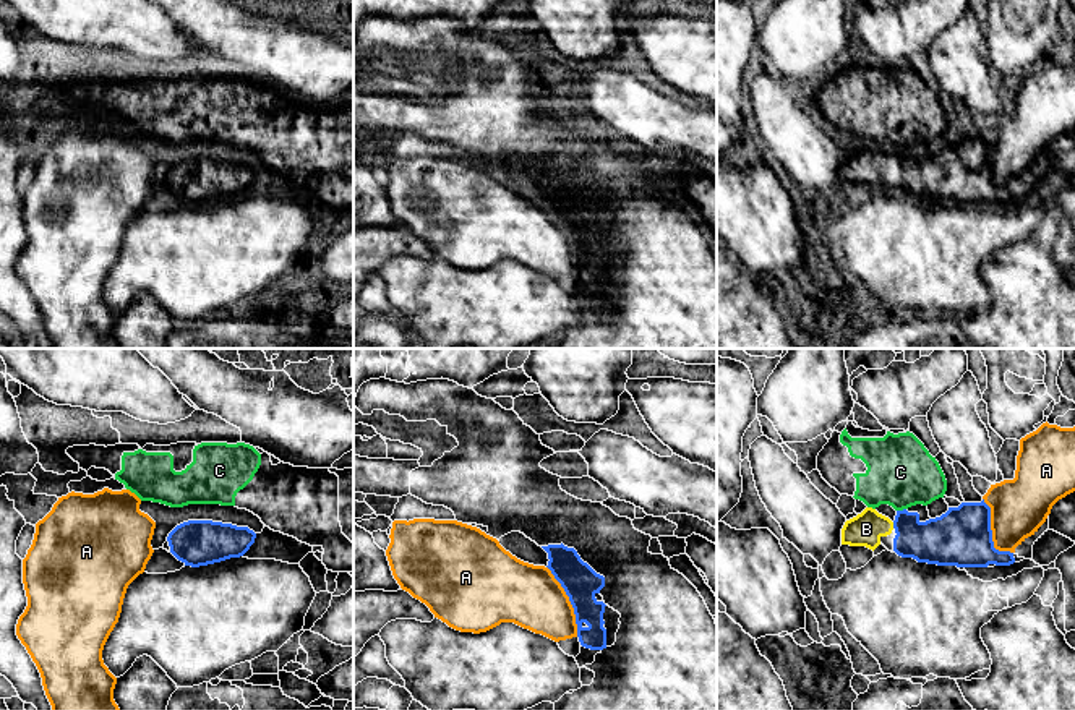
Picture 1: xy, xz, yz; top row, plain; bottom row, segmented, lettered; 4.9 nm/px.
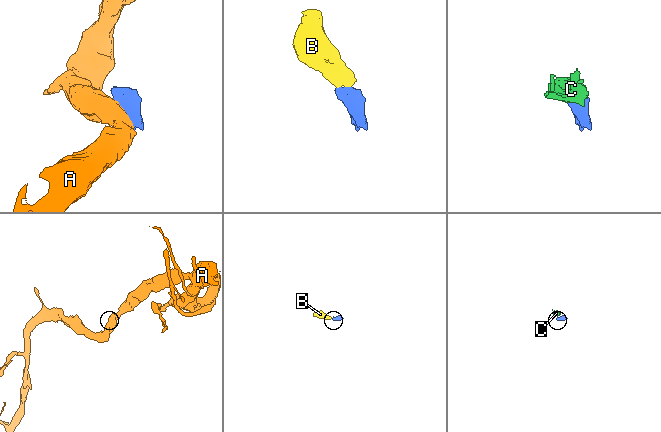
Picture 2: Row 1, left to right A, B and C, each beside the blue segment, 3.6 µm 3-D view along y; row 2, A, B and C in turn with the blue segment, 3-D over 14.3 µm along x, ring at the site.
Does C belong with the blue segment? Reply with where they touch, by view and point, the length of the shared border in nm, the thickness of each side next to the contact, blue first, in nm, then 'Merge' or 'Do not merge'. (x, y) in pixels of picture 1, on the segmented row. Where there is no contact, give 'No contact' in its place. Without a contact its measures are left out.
Touches blue at yz (900, 511). Shared border 50 nm. Thickness 240 nm (blue) against 340 nm. Do not merge

